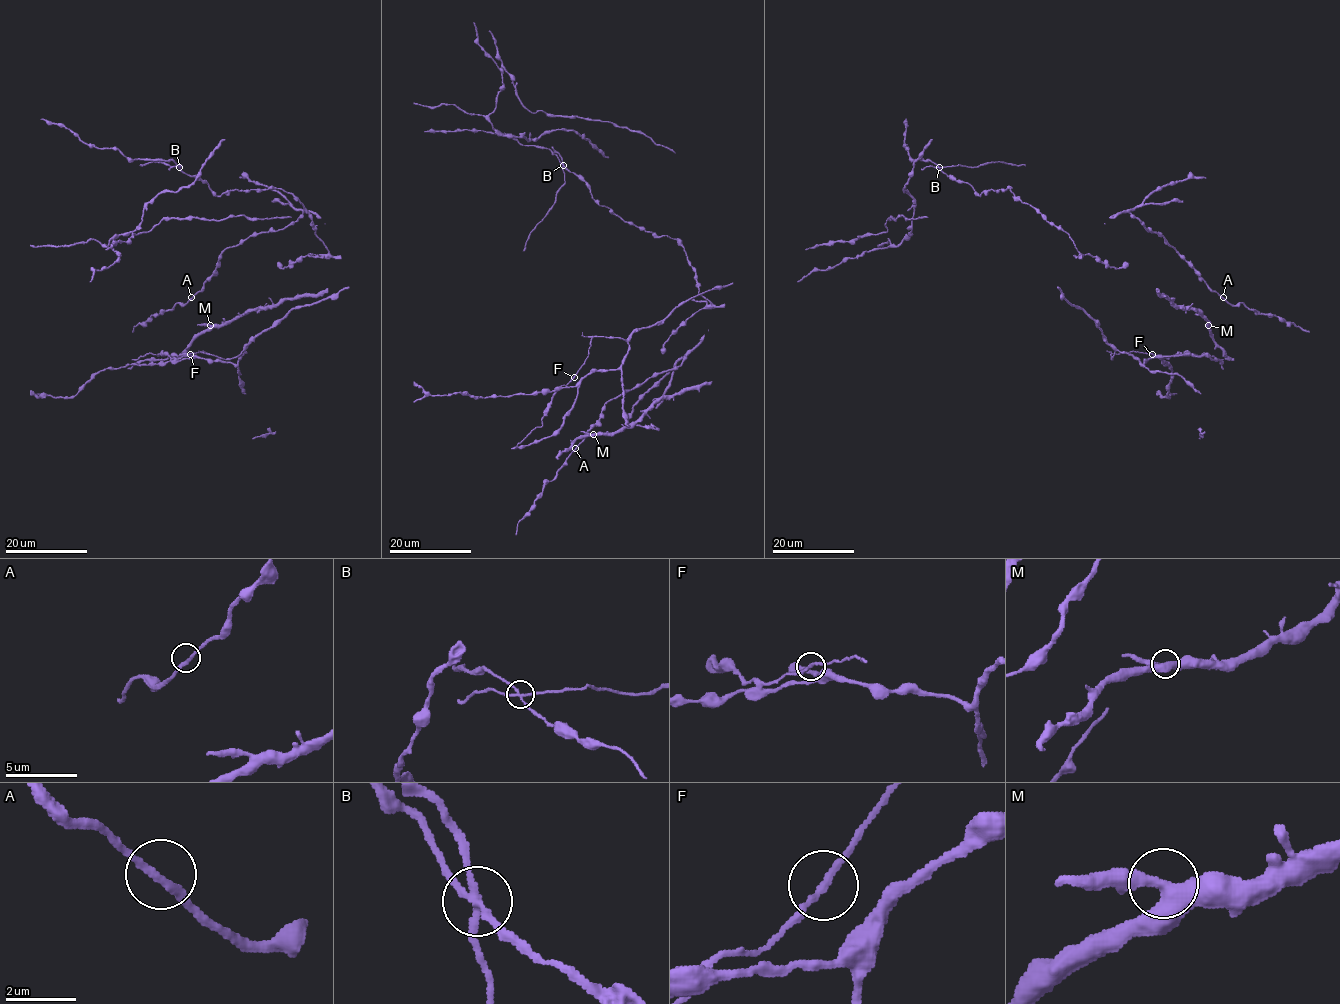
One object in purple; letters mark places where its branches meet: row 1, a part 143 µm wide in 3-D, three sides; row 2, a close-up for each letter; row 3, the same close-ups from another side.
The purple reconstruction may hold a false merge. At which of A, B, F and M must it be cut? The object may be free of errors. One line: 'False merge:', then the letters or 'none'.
False merge: B

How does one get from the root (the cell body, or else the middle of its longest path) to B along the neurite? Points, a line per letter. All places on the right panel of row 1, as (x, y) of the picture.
B: (1080, 259), (1069, 235), (1022, 202), (1011, 188), (986, 190), (980, 195), (967, 183), (954, 180), (939, 167)

